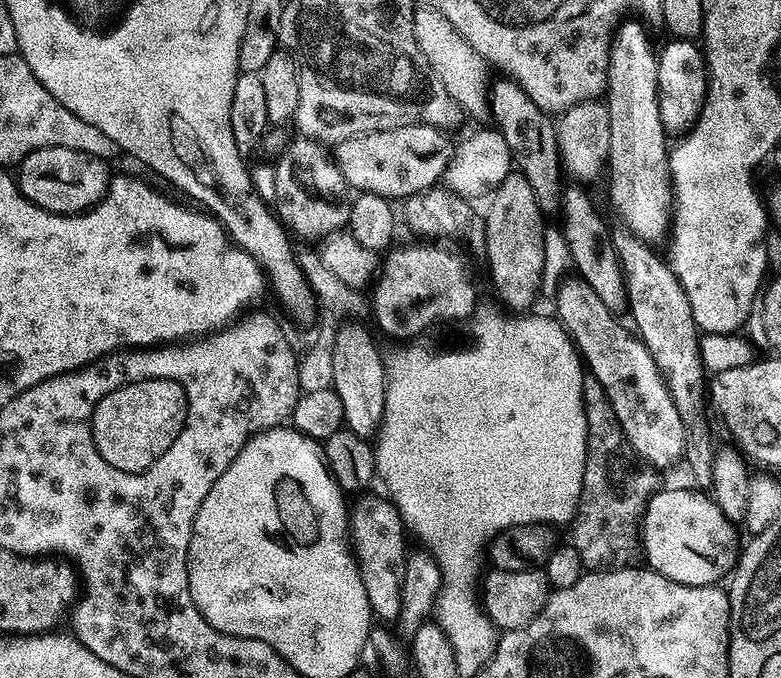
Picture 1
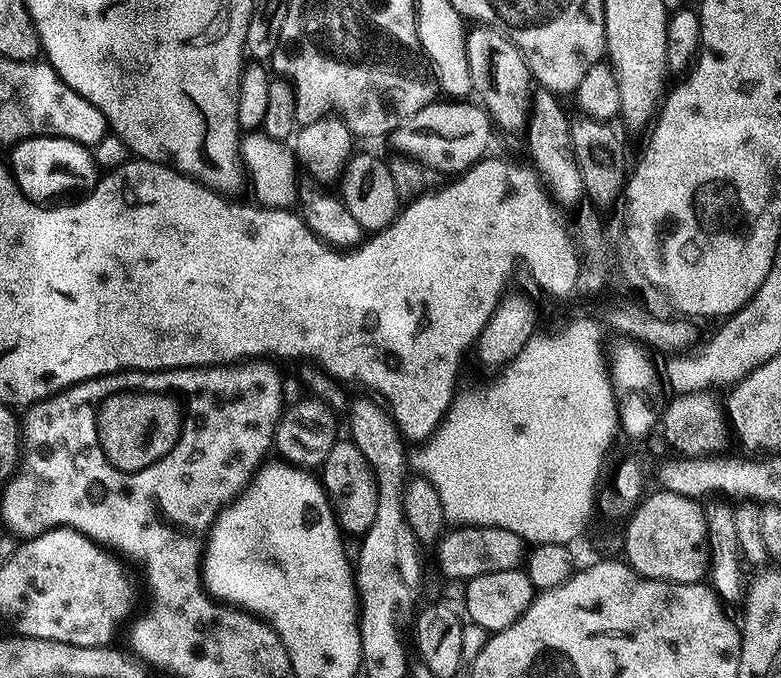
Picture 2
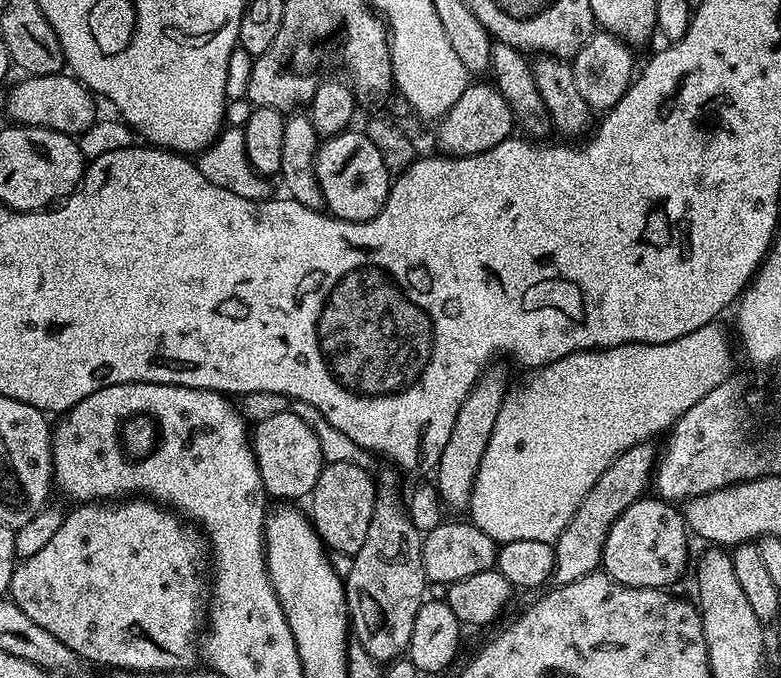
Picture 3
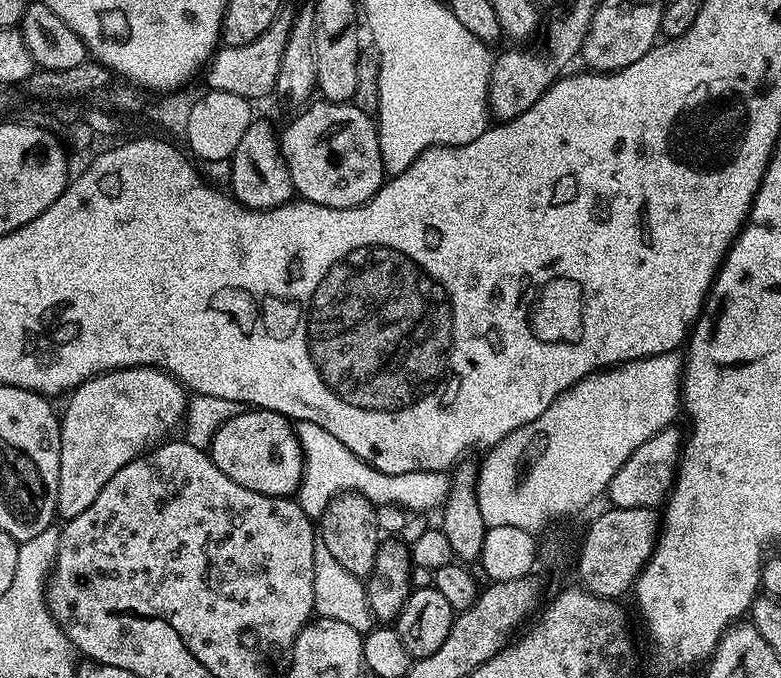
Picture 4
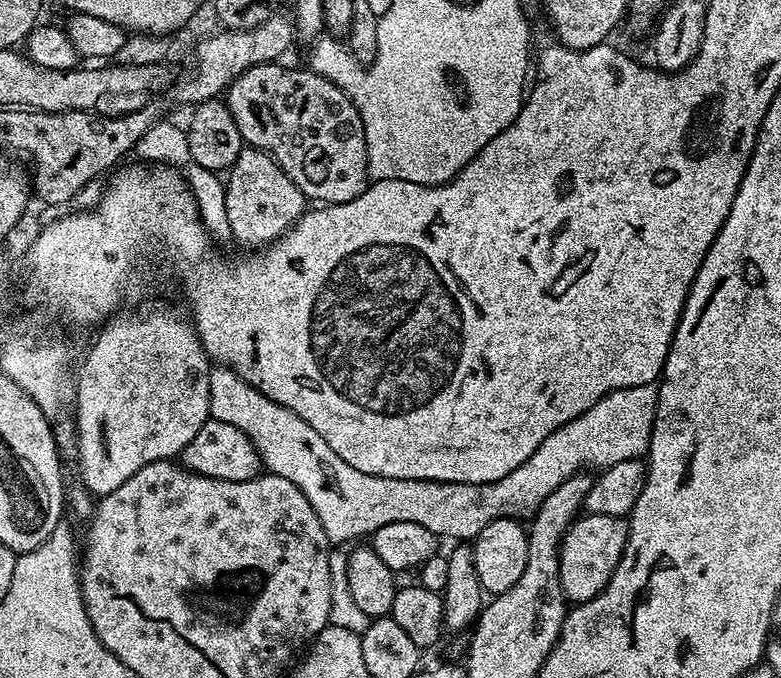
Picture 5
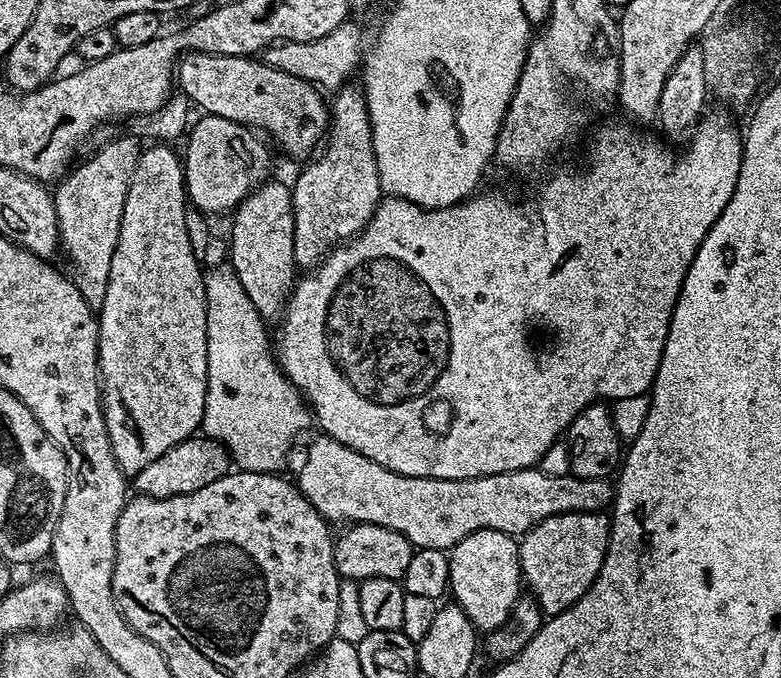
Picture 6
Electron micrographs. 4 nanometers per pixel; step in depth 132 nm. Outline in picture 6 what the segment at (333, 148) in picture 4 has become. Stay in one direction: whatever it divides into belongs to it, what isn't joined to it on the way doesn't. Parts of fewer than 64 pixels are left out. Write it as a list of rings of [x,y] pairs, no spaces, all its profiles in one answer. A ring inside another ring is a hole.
[[[189,52],[180,57],[174,80],[179,91],[201,108],[201,113],[243,124],[245,129],[255,130],[269,141],[272,139],[286,155],[299,162],[307,161],[327,137],[330,104],[327,99],[324,101],[325,93],[309,80],[271,68],[263,59]]]

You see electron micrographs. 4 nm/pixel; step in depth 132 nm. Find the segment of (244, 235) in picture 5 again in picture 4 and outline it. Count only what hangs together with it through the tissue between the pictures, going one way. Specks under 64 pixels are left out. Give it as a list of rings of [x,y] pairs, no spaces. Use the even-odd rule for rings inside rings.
[[[260,118],[253,119],[246,134],[242,134],[242,142],[238,142],[238,150],[234,150],[230,163],[230,192],[242,206],[267,212],[269,208],[277,208],[293,199],[294,189],[290,170],[280,153],[277,129],[272,129],[266,121]]]

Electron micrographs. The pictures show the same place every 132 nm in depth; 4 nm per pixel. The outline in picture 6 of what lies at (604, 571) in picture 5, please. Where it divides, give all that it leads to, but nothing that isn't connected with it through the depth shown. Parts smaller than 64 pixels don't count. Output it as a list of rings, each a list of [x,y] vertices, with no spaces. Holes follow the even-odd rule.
[[[570,512],[546,518],[538,522],[538,526],[534,526],[519,537],[522,580],[527,591],[540,605],[541,613],[557,616],[559,612],[566,610],[574,602],[578,602],[578,598],[582,598],[586,590],[590,590],[594,578],[598,578],[602,570],[602,562],[606,558],[611,533],[612,526],[609,517],[604,512]]]

